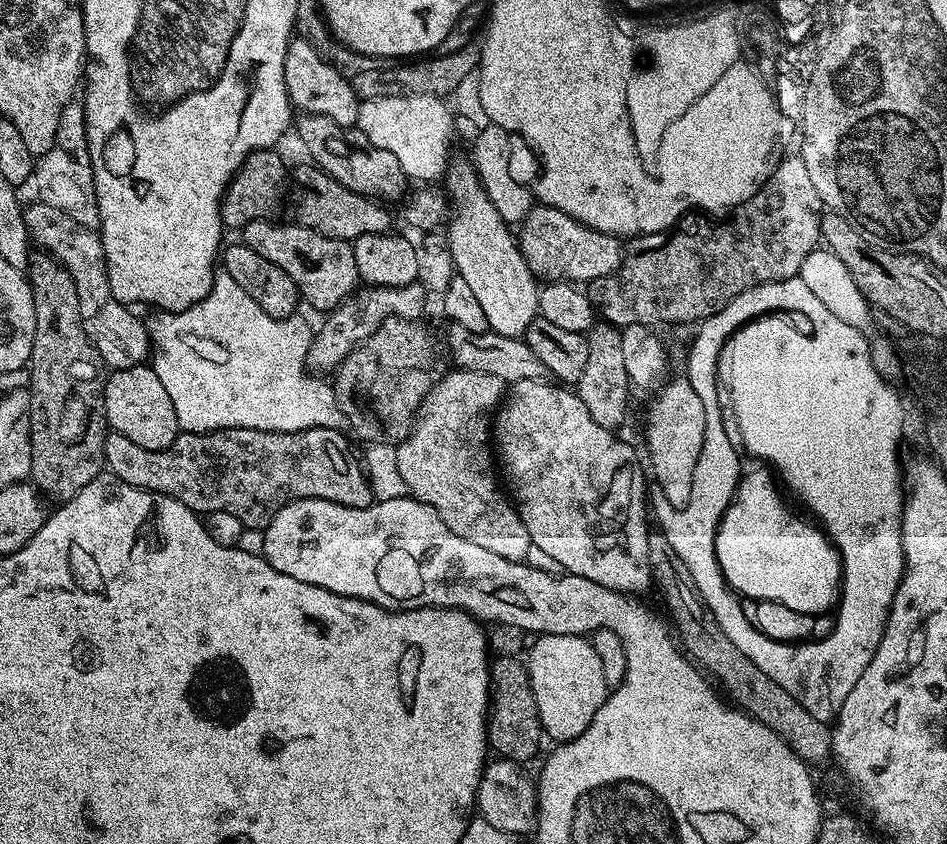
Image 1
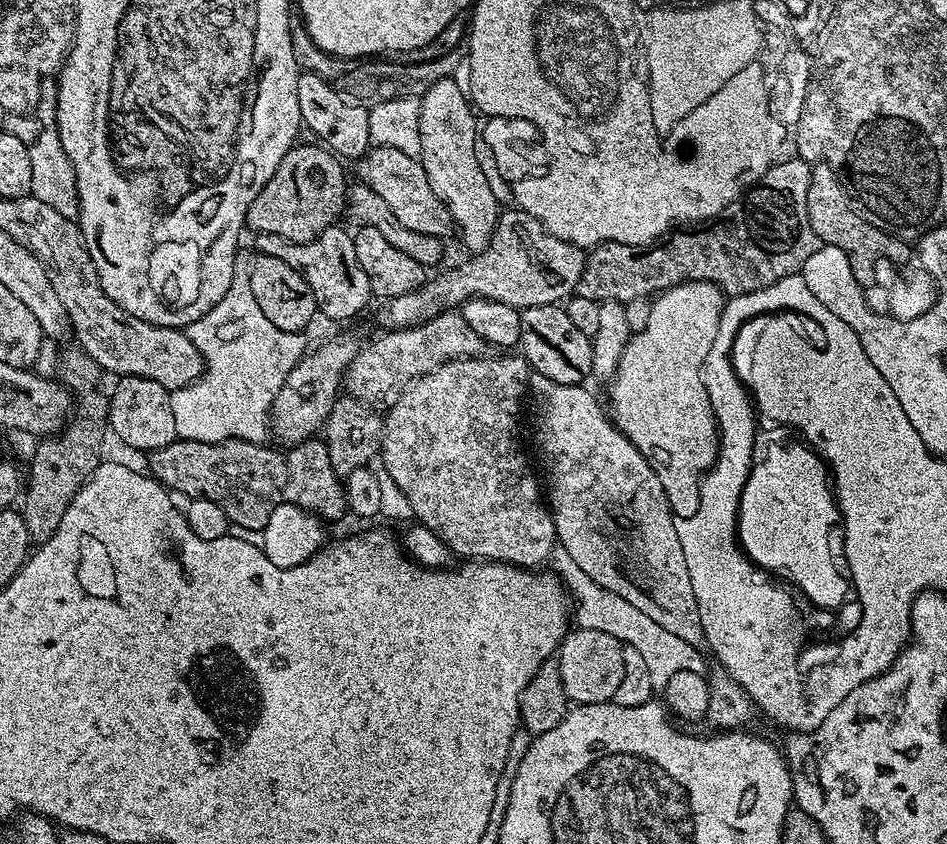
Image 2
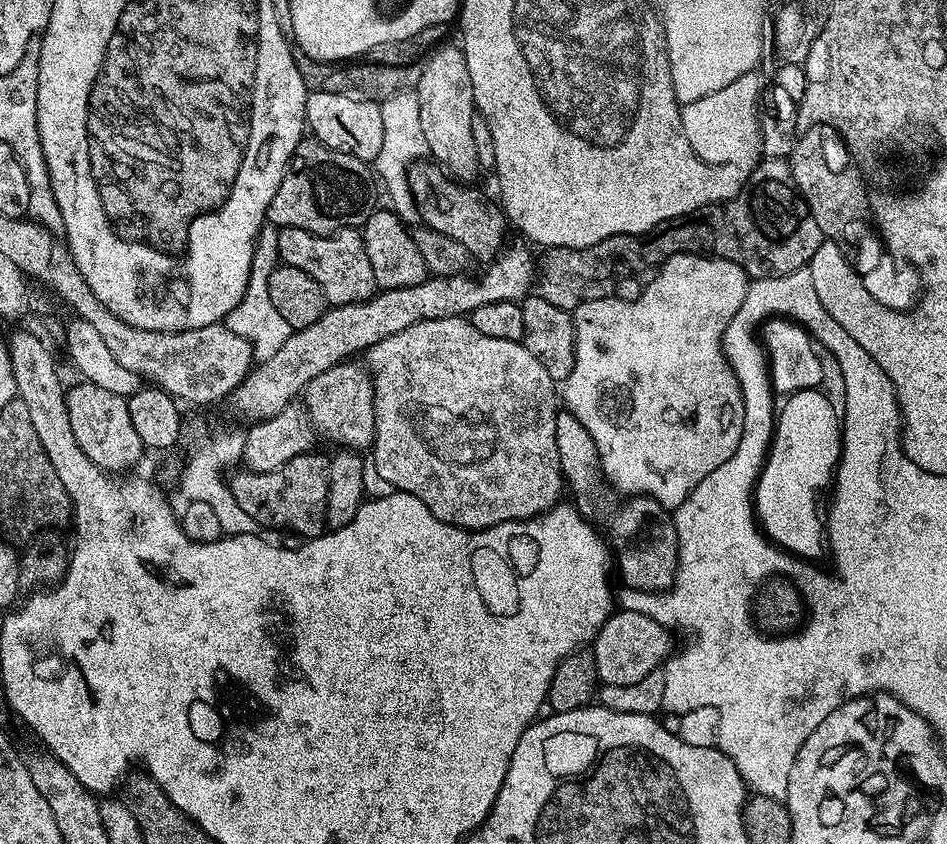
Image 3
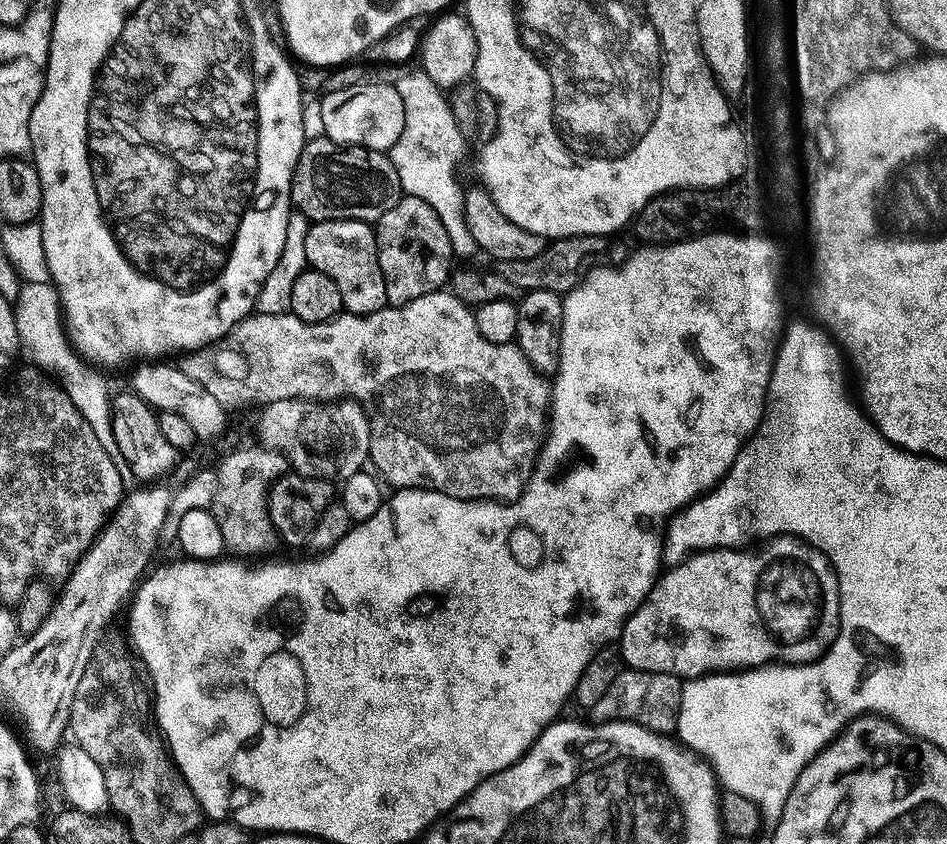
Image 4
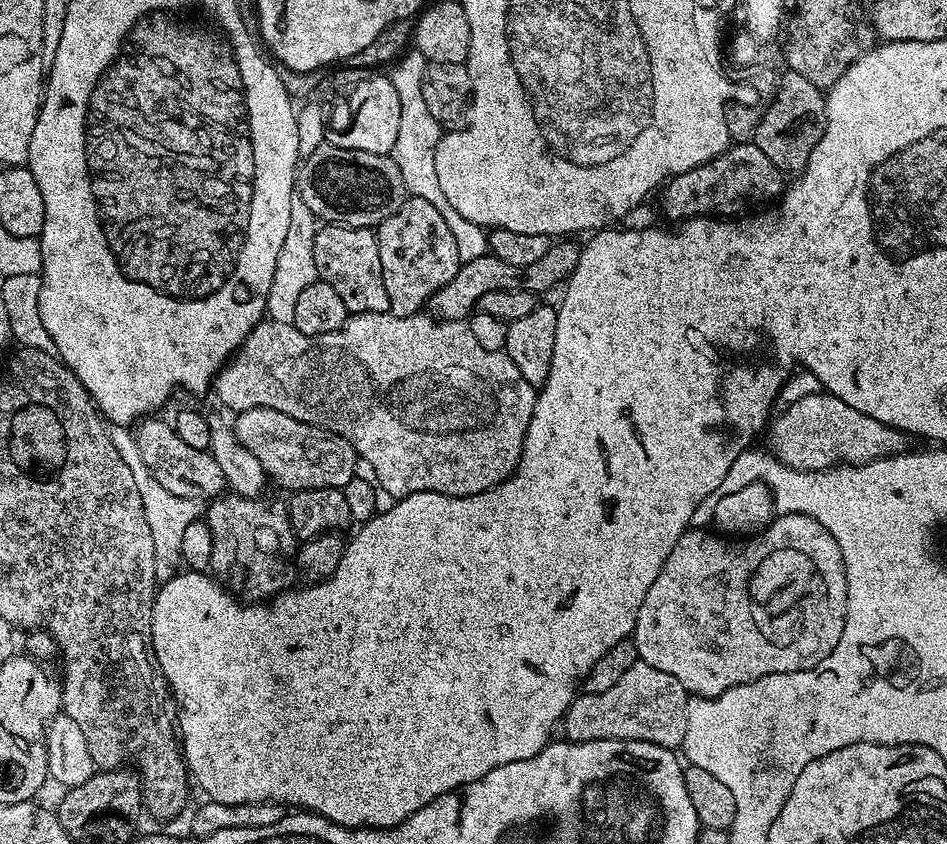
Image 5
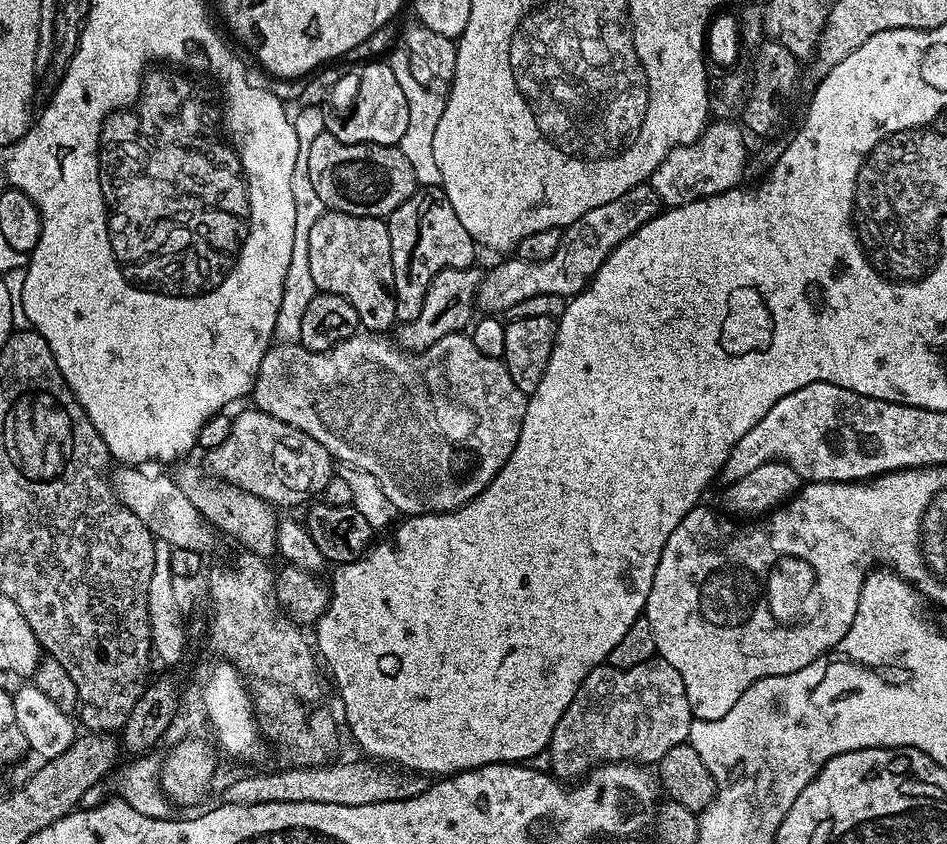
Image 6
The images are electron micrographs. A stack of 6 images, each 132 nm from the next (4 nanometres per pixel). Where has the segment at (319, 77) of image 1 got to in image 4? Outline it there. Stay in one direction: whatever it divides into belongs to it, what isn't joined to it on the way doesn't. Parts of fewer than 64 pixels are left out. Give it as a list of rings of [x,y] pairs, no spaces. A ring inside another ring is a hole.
[[[394,84],[350,86],[350,90],[324,92],[319,97],[324,136],[334,144],[387,153],[398,142],[404,125],[402,98]]]

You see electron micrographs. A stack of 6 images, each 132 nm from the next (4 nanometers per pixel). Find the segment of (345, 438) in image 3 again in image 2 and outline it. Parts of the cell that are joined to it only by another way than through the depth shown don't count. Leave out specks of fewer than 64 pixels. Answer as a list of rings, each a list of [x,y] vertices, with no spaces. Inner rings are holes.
[[[459,311],[440,312],[434,318],[423,320],[413,328],[393,328],[379,333],[377,340],[357,351],[354,362],[344,372],[342,388],[359,404],[373,410],[387,410],[395,404],[409,384],[416,381],[417,376],[425,376],[451,360],[465,360],[475,356],[487,356],[490,345],[478,338],[470,326],[462,319]]]

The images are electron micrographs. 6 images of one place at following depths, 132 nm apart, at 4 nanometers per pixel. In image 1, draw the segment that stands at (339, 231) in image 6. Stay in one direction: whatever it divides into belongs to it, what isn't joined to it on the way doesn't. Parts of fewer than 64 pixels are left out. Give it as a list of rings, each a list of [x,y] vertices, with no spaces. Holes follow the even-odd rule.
[[[272,218],[252,220],[242,229],[242,242],[262,254],[262,258],[274,262],[274,266],[286,270],[294,278],[294,286],[305,305],[327,314],[357,291],[360,275],[358,266],[354,266],[354,250],[349,241],[326,238],[295,222],[275,224],[274,221]]]

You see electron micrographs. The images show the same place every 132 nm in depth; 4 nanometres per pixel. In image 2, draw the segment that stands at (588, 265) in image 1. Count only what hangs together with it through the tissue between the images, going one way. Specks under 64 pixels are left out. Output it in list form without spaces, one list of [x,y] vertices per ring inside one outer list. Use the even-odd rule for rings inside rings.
[[[512,206],[501,211],[488,245],[467,258],[469,260],[465,264],[442,273],[437,280],[429,279],[423,288],[398,294],[381,303],[376,312],[376,320],[381,324],[379,327],[384,330],[413,328],[440,312],[459,309],[461,304],[476,296],[506,302],[506,306],[521,310],[530,306],[560,304],[575,293],[582,278],[586,252],[577,244],[554,238],[554,234],[547,232],[538,218]]]

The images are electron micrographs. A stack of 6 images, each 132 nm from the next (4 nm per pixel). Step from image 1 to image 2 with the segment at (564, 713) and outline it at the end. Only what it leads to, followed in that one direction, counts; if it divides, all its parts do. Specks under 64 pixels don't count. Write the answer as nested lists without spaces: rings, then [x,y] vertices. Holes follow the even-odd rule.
[[[577,627],[569,631],[558,649],[558,663],[564,689],[573,705],[607,704],[614,701],[614,690],[622,682],[625,645],[602,630]]]

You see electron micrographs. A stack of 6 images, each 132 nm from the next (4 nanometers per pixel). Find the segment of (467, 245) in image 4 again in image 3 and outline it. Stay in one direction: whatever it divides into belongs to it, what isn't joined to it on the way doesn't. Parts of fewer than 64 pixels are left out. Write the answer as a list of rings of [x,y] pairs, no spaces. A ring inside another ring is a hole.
[[[415,91],[399,92],[386,98],[380,104],[380,109],[382,110],[382,150],[378,150],[376,155],[374,172],[377,177],[380,175],[384,179],[386,187],[392,188],[388,192],[389,198],[392,199],[391,211],[395,212],[401,220],[408,222],[411,221],[411,216],[415,212],[417,215],[418,212],[412,189],[409,187],[408,167],[420,155],[423,157],[428,150],[426,138],[422,134],[422,118],[418,118],[418,98]]]

